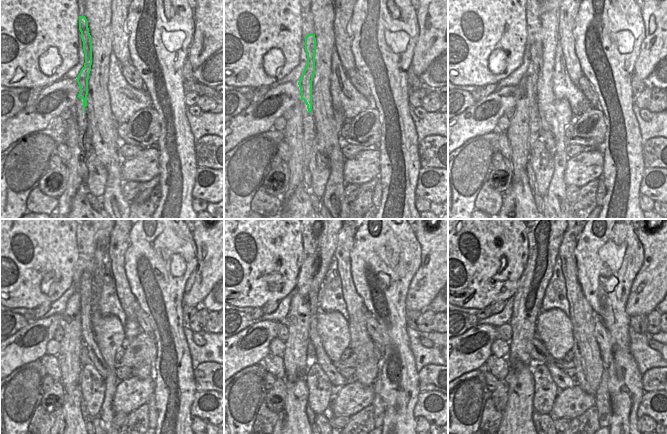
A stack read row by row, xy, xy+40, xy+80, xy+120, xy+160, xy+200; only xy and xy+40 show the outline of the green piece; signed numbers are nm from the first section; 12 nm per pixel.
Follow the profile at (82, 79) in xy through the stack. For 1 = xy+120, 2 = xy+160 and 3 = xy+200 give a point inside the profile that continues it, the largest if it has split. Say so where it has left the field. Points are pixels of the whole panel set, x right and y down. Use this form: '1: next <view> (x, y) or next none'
1: next xy+120 (86, 281)
2: next xy+160 (321, 358)
3: next xy+200 (563, 381)

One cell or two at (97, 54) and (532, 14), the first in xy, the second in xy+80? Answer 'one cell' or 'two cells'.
two cells

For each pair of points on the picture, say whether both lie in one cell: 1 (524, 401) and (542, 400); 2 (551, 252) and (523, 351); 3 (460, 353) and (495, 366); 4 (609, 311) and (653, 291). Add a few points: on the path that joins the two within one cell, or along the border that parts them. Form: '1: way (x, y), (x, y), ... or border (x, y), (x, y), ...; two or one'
1: border (532, 377), (534, 383), (534, 410); two
2: way (544, 277), (537, 292), (531, 316), (523, 326); one
3: border (491, 354), (483, 367); two
4: border (633, 282), (625, 305), (625, 312), (629, 316); two

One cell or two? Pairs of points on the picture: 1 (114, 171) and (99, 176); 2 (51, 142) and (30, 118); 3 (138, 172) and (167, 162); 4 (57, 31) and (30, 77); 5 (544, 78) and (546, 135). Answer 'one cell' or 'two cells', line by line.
1: two cells
2: two cells
3: two cells
4: one cell
5: two cells

